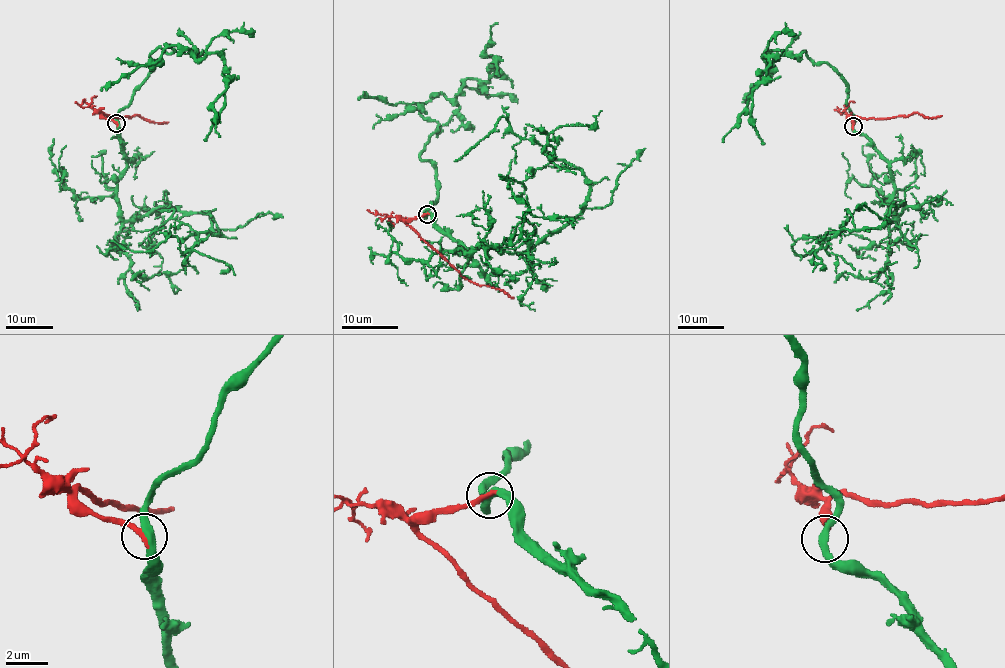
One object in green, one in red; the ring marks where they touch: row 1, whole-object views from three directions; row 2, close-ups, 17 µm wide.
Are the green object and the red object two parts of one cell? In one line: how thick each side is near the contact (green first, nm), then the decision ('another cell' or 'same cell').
calibres 360 and 280 nm; same cell

